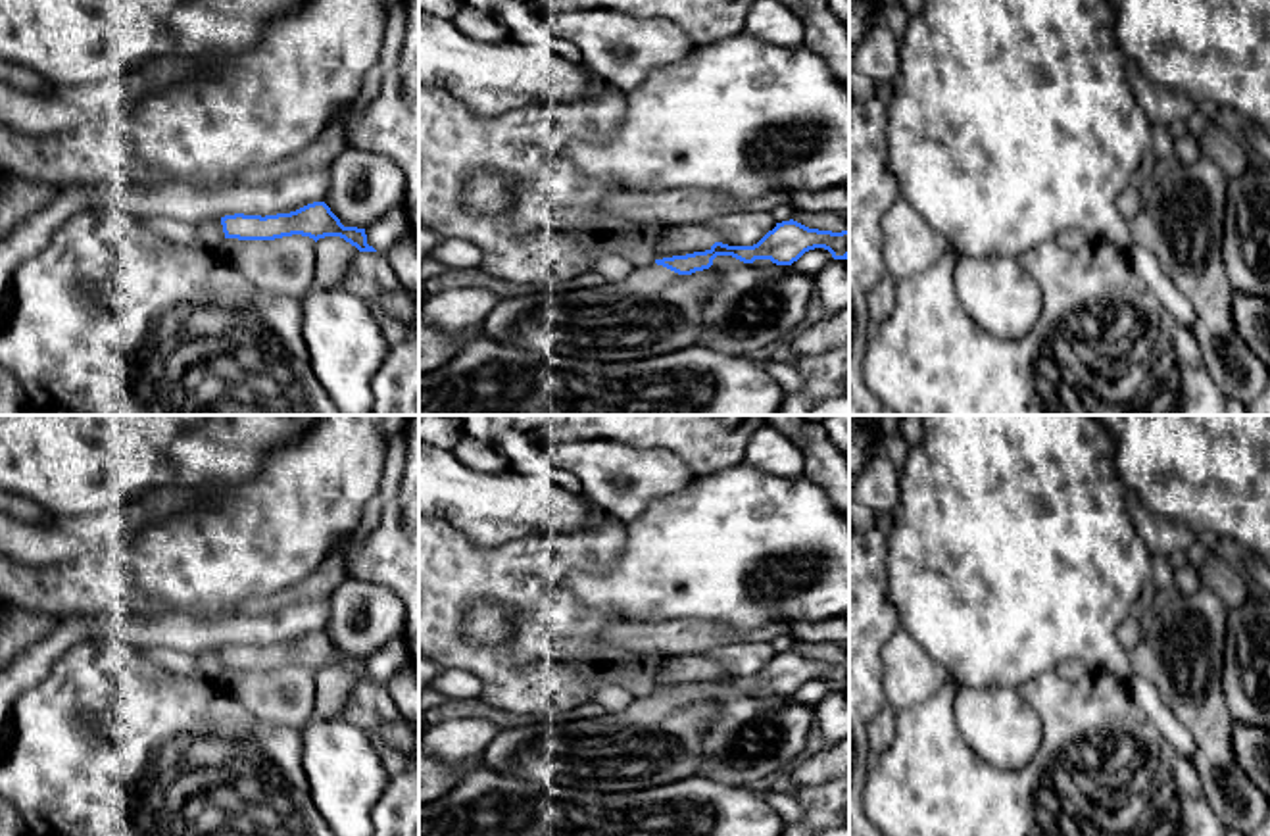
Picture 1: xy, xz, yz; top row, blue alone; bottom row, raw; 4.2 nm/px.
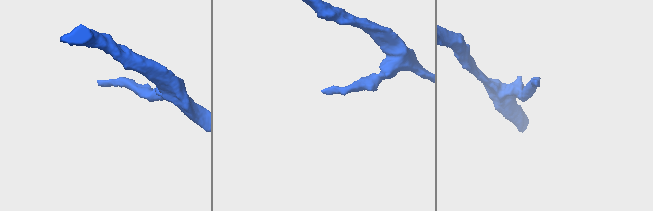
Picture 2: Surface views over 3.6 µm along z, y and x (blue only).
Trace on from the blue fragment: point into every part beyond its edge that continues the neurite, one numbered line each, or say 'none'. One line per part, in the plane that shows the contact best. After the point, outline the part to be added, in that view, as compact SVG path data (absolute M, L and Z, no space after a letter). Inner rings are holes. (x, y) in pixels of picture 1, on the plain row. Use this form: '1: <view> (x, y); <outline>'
1: xz (654, 742); M651 692L636 698L623 713L580 721L538 719L528 726L500 730L475 767L601 794L667 786L697 776L705 759L705 732L715 717L717 703L713 700L678 705Z

